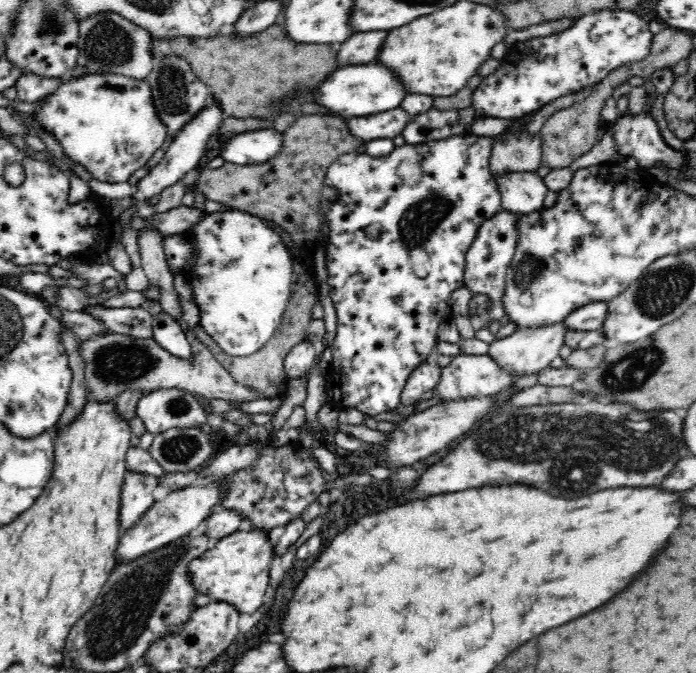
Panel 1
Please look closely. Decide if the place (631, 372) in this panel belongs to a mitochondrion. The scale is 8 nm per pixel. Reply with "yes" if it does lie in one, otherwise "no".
yes

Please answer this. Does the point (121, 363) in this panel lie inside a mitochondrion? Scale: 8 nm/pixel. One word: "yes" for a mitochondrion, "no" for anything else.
yes

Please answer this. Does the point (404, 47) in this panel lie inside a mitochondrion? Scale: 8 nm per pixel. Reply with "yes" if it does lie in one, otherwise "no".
no

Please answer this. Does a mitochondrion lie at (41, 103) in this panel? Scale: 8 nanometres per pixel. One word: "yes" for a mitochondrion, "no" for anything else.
no

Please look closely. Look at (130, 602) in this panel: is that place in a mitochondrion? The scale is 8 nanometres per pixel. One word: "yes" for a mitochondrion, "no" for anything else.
yes

